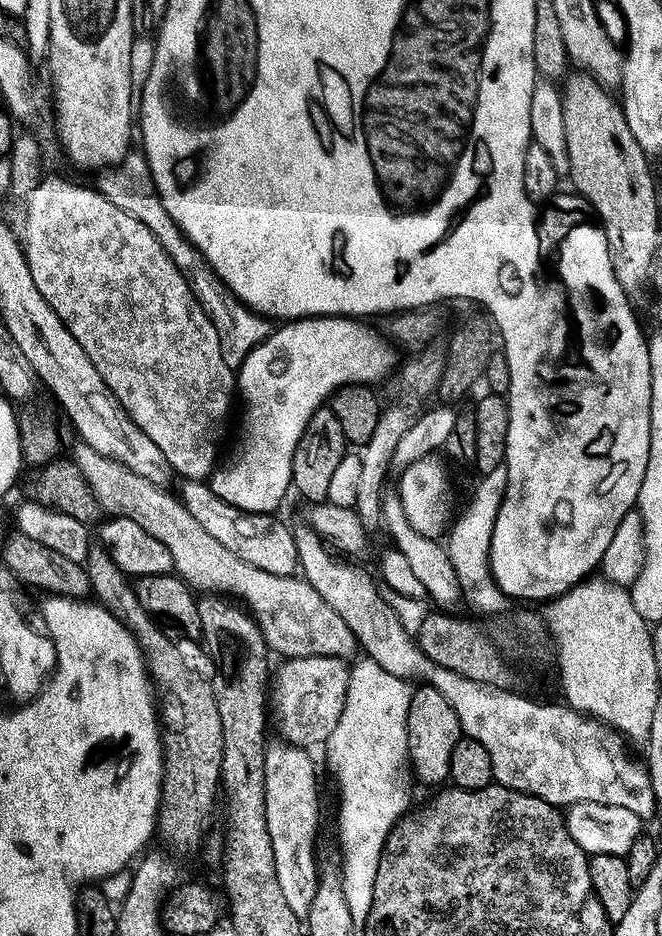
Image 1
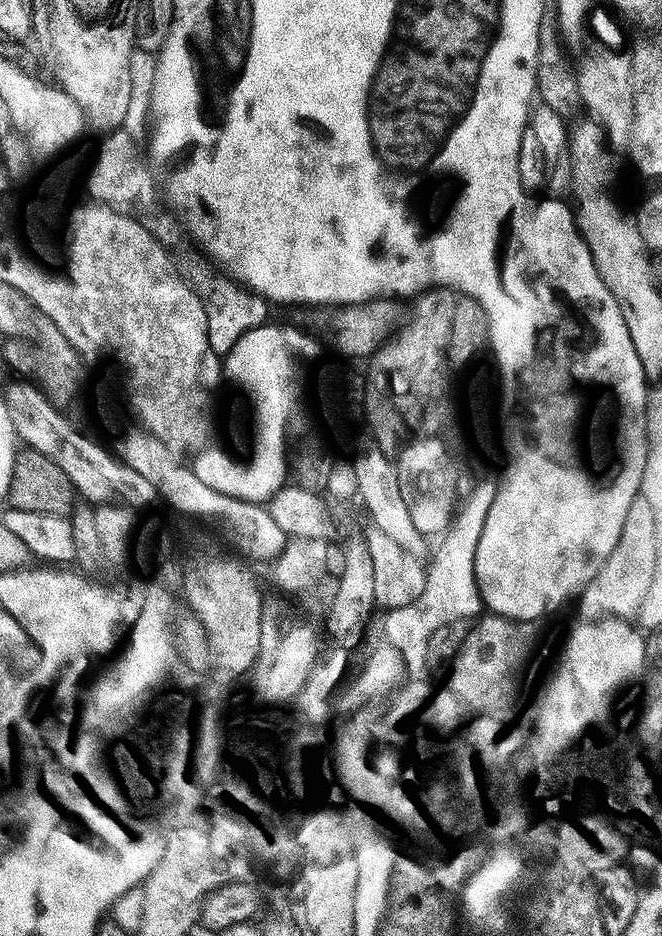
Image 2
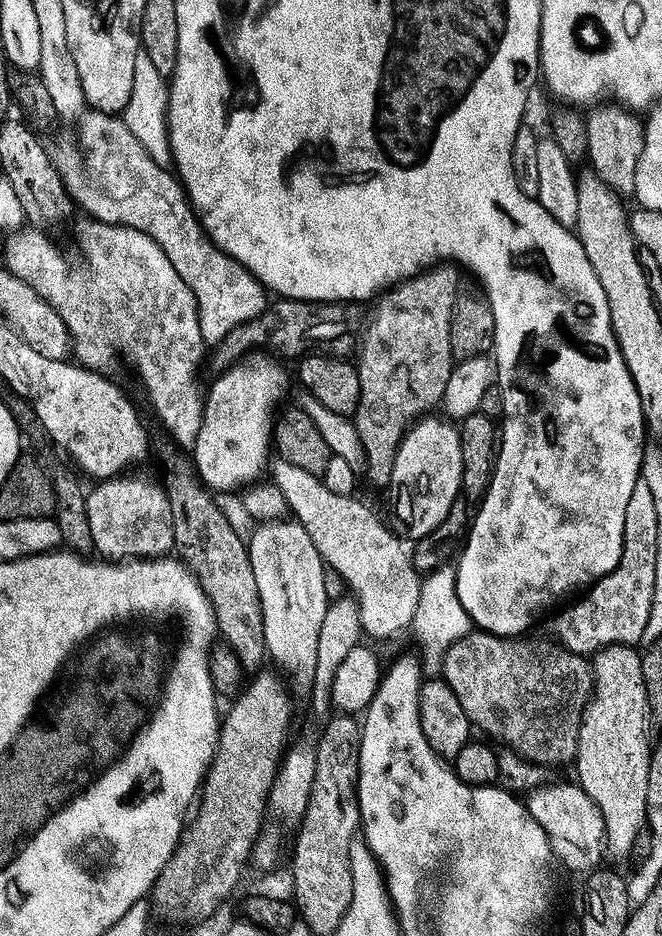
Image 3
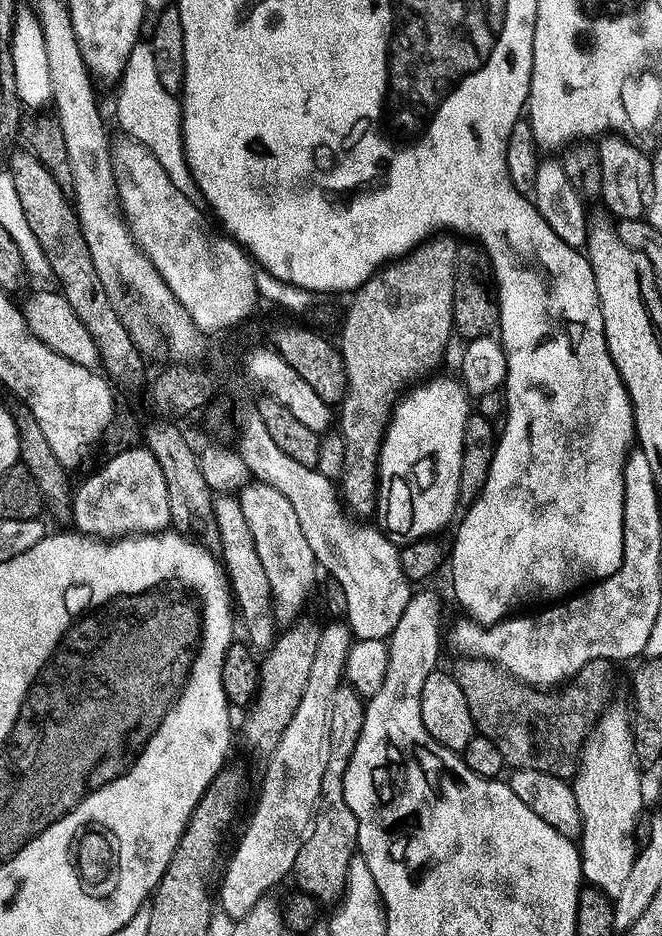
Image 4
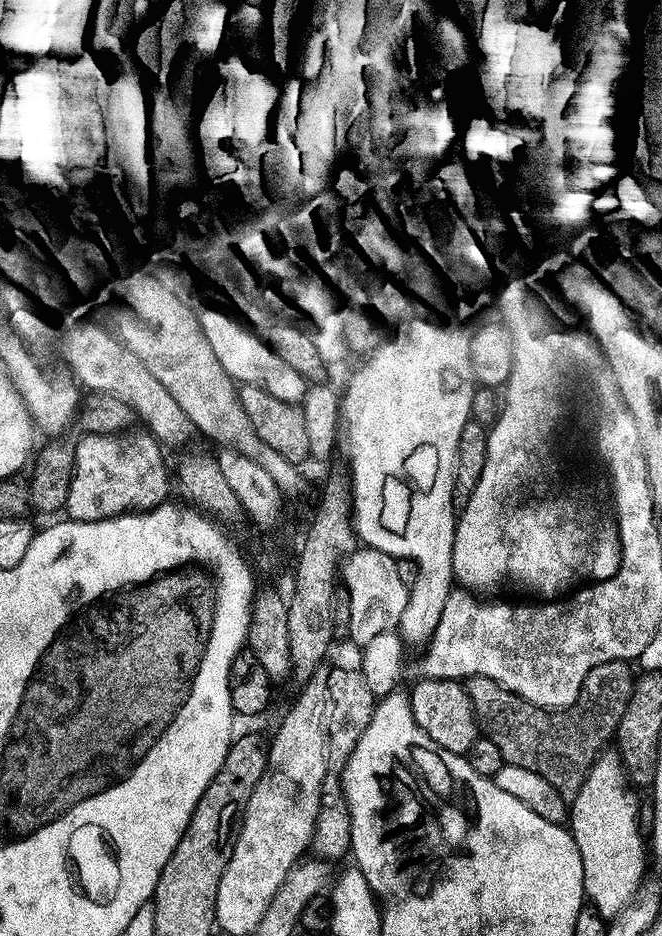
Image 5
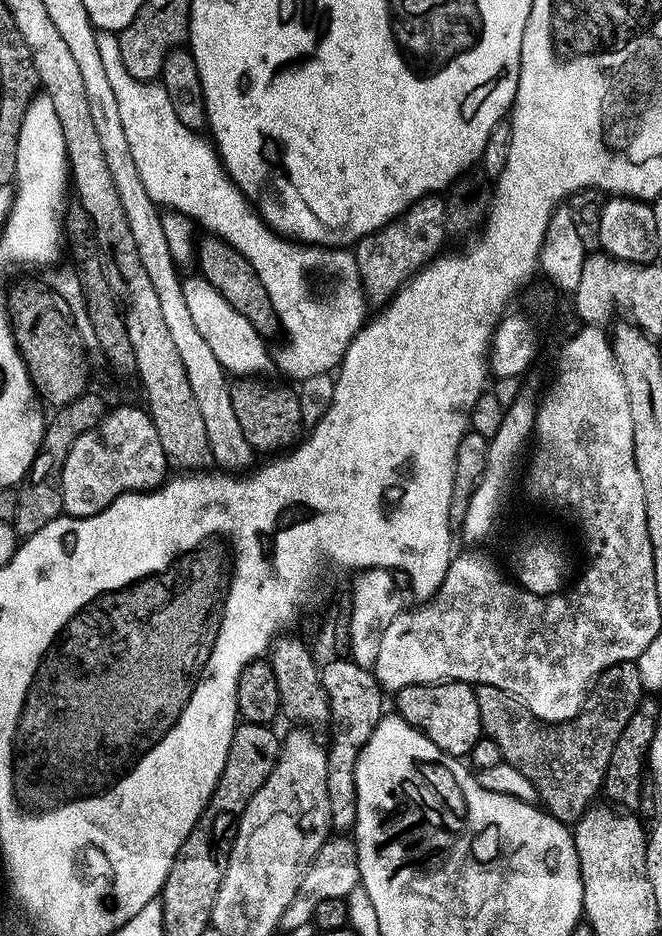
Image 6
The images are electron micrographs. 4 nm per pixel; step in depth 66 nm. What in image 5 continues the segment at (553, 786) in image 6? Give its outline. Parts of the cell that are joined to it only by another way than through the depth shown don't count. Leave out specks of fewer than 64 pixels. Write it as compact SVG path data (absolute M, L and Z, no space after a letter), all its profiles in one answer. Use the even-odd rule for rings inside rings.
M626 660L594 666L588 675L587 687L596 688L596 696L591 690L585 691L582 702L563 710L548 711L534 706L485 676L471 677L466 687L479 731L498 746L504 762L534 770L560 796L571 798L582 786L593 762L613 743L618 722L630 702L634 683L632 667Z

